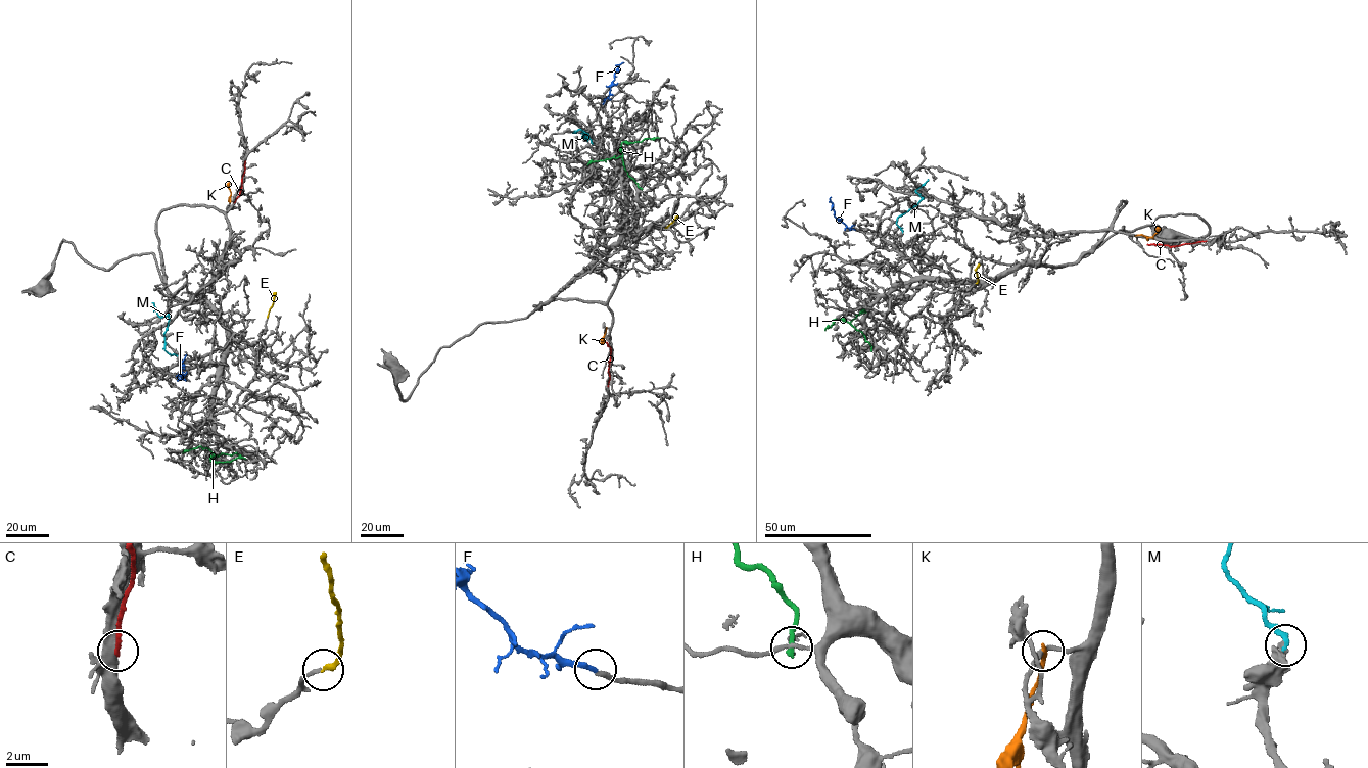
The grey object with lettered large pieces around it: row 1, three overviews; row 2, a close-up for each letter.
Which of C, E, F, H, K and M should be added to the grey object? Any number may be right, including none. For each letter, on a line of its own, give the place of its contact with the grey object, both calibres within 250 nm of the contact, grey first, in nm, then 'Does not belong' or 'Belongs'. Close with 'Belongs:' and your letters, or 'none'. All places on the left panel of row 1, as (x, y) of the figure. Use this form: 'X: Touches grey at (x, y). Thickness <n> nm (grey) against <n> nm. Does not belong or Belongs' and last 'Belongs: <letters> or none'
C: Touches grey at (245, 161). Thickness 440 nm (grey) against 220 nm. Does not belong
E: Touches grey at (268, 317). Thickness 190 nm (grey) against 260 nm. Belongs
F: Touches grey at (178, 379). Thickness 280 nm (grey) against 240 nm. Belongs
H: Touches grey at (241, 456). Thickness 180 nm (grey) against 320 nm. Does not belong
K: Touches grey at (230, 201). Thickness 200 nm (grey) against 240 nm. Does not belong
M: Touches grey at (177, 355). Thickness 400 nm (grey) against 280 nm. Does not belong
Belongs: E, F

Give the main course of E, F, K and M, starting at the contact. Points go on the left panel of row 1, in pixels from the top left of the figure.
E: (267, 317), (274, 292)
F: (178, 379), (182, 378), (182, 363), (186, 354)
K: (230, 201), (229, 183)
M: (177, 355), (166, 350), (164, 336), (169, 319), (159, 317), (151, 302)

